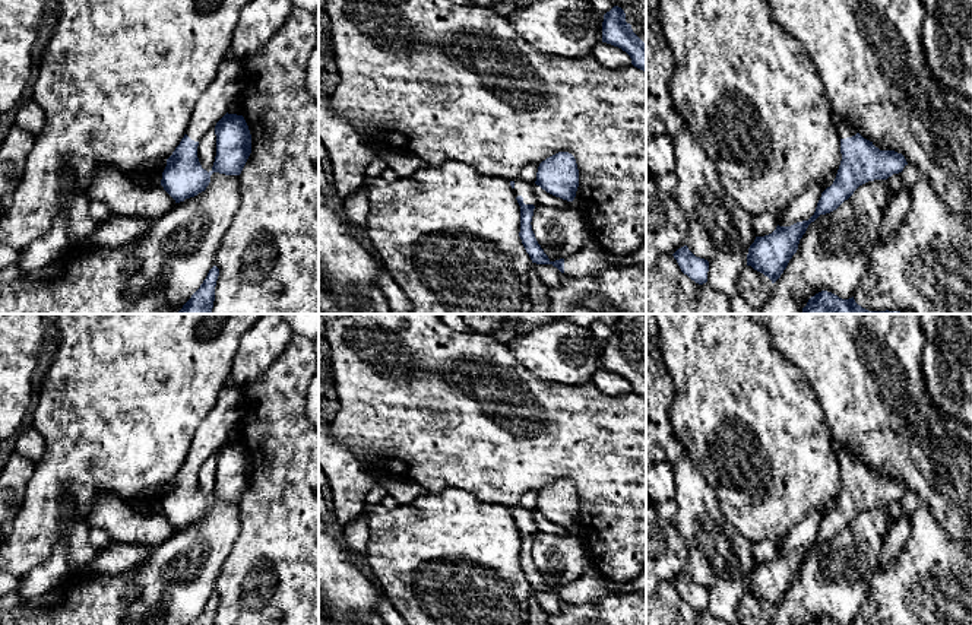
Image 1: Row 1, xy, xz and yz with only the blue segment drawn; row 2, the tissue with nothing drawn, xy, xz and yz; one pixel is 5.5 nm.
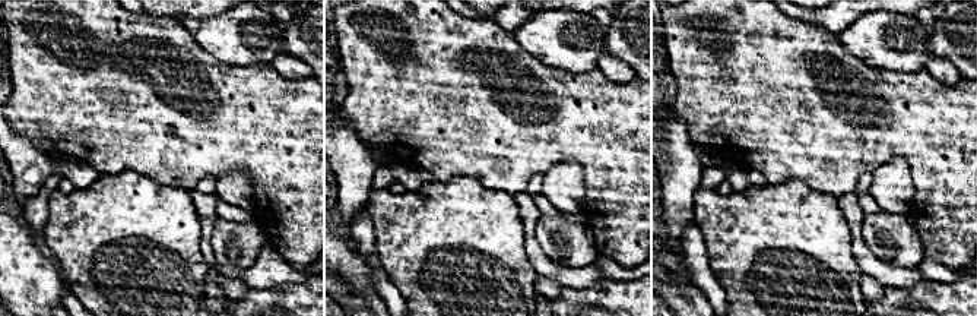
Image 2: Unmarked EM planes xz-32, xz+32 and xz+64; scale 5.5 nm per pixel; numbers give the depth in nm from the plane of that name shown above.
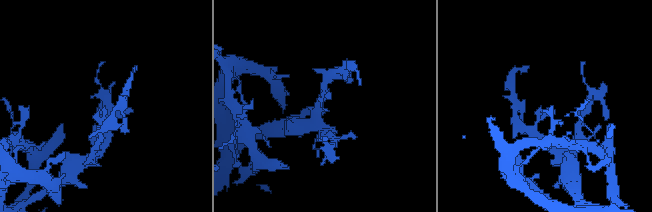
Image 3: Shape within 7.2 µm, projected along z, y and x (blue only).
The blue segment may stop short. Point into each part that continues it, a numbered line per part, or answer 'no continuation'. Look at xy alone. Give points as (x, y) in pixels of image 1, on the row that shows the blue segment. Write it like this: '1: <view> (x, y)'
1: xy (221, 94)

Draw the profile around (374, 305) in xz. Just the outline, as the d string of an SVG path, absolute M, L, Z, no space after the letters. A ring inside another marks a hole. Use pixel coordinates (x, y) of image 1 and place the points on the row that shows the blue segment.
M379 288L368 292L368 302L361 314L392 314L386 298Z

